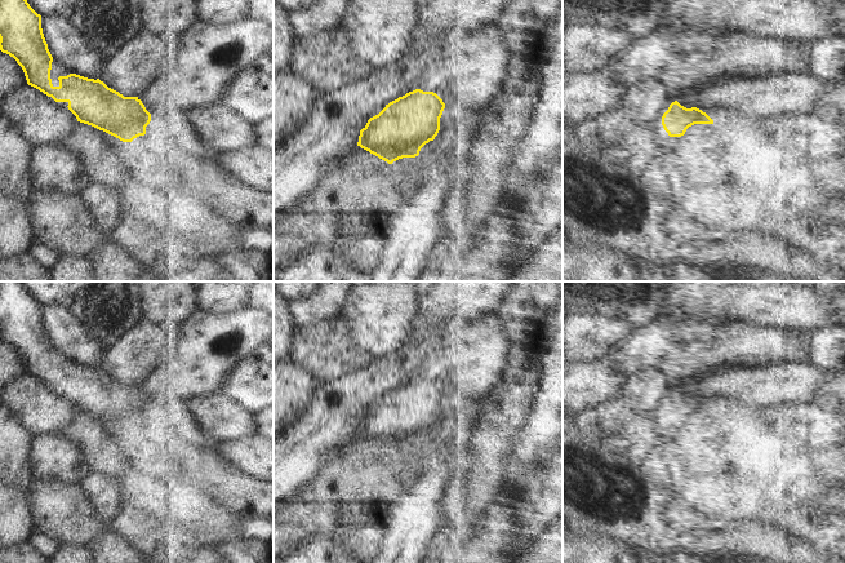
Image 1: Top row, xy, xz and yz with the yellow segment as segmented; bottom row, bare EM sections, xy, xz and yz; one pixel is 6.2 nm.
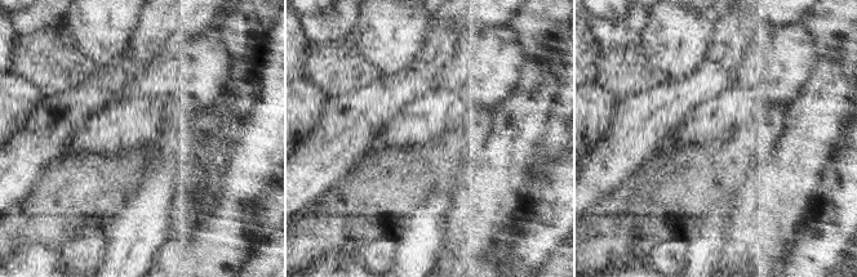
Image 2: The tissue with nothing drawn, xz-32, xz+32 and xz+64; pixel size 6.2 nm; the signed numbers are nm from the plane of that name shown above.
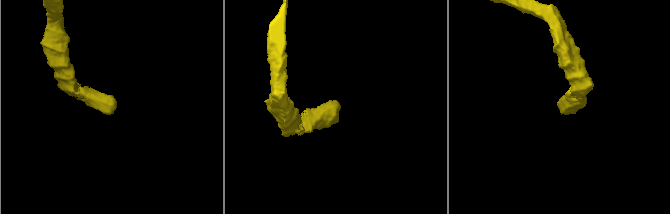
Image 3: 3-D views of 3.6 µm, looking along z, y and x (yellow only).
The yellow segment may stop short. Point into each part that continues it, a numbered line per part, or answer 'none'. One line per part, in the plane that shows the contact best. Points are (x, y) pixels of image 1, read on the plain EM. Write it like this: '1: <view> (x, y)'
1: yz (695, 421)

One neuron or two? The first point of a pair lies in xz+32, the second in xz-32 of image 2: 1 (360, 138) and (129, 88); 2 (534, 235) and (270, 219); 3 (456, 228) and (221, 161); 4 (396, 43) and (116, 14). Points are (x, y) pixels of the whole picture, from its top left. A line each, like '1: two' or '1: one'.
1: two
2: one
3: one
4: one

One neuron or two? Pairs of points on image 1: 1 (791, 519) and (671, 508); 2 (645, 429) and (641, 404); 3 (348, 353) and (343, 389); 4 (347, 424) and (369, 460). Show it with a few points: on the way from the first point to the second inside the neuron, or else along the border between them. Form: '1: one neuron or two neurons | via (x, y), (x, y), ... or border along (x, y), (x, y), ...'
1: two neurons | border along (772, 514), (774, 521), (796, 539)
2: two neurons | border along (661, 412), (645, 412), (634, 416)
3: two neurons | border along (372, 359), (352, 372), (319, 384)
4: two neurons | border along (357, 435), (330, 455)

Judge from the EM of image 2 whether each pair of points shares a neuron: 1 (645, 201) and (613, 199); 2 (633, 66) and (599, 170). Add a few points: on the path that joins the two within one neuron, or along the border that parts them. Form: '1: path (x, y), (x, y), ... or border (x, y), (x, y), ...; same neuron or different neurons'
1: border (636, 193), (629, 200); different neurons
2: border (652, 86), (618, 97); different neurons

